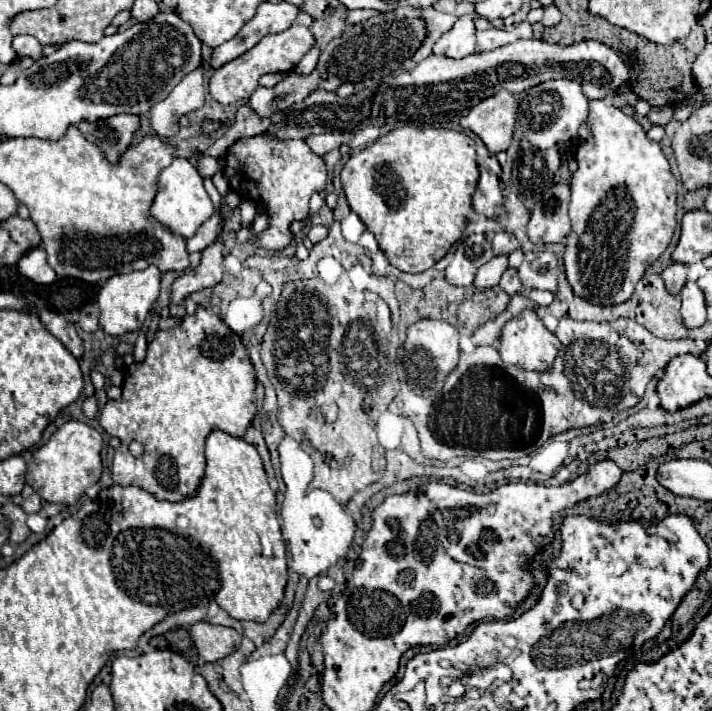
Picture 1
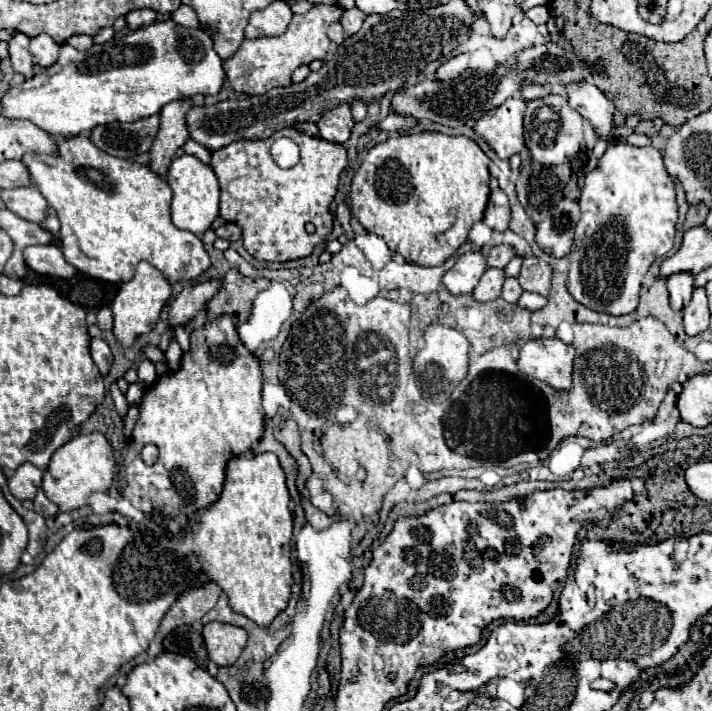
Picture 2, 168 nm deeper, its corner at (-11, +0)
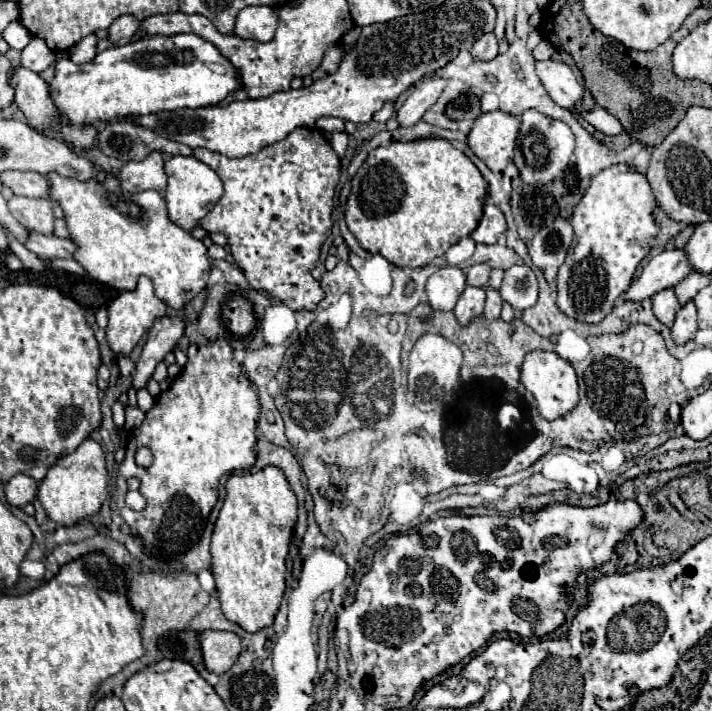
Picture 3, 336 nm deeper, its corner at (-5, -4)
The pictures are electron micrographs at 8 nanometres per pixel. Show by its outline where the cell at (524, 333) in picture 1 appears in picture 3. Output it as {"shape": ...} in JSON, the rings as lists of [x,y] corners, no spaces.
{"shape":[[[535,350],[527,354],[523,368],[521,368],[521,384],[525,386],[527,392],[535,396],[537,410],[545,420],[557,420],[571,412],[579,404],[579,386],[577,386],[577,376],[575,370],[569,362],[559,358],[555,352],[543,352]]]}

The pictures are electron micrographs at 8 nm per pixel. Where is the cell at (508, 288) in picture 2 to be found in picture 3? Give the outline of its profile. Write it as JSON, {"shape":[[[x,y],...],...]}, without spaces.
{"shape":[[[487,288],[487,300],[485,300],[483,316],[487,320],[495,320],[495,318],[499,318],[499,312],[501,312],[501,296],[499,296],[497,290]]]}

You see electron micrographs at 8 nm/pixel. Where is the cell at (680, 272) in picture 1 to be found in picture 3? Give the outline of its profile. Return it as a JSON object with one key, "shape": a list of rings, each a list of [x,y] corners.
{"shape":[[[667,288],[667,290],[661,290],[653,296],[653,314],[657,316],[657,320],[665,326],[671,326],[673,320],[675,320],[675,314],[679,310],[679,302],[677,302],[677,296],[673,292],[673,288]]]}

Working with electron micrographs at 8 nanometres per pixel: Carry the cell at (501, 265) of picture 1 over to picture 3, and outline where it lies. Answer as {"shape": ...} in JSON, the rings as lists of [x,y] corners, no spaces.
{"shape":[[[467,286],[457,300],[453,314],[461,326],[467,326],[473,318],[483,314],[483,304],[485,304],[485,288]]]}

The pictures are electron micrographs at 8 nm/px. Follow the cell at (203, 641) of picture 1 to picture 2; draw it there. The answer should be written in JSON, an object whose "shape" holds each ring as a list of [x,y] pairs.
{"shape":[[[209,622],[203,626],[203,638],[209,658],[217,666],[231,666],[247,644],[247,632],[233,624]]]}

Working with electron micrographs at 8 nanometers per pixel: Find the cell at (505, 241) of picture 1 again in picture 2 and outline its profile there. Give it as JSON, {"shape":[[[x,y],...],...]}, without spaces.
{"shape":[[[499,244],[499,246],[491,248],[491,252],[489,252],[489,256],[487,256],[487,266],[505,268],[513,256],[515,256],[515,250],[513,250],[511,246]]]}

